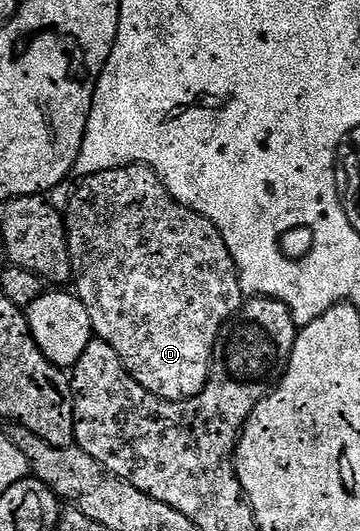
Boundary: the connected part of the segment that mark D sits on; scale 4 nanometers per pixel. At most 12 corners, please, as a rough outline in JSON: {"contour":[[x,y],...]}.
{"contour":[[145,164],[69,197],[94,336],[161,400],[244,303],[216,226]]}

